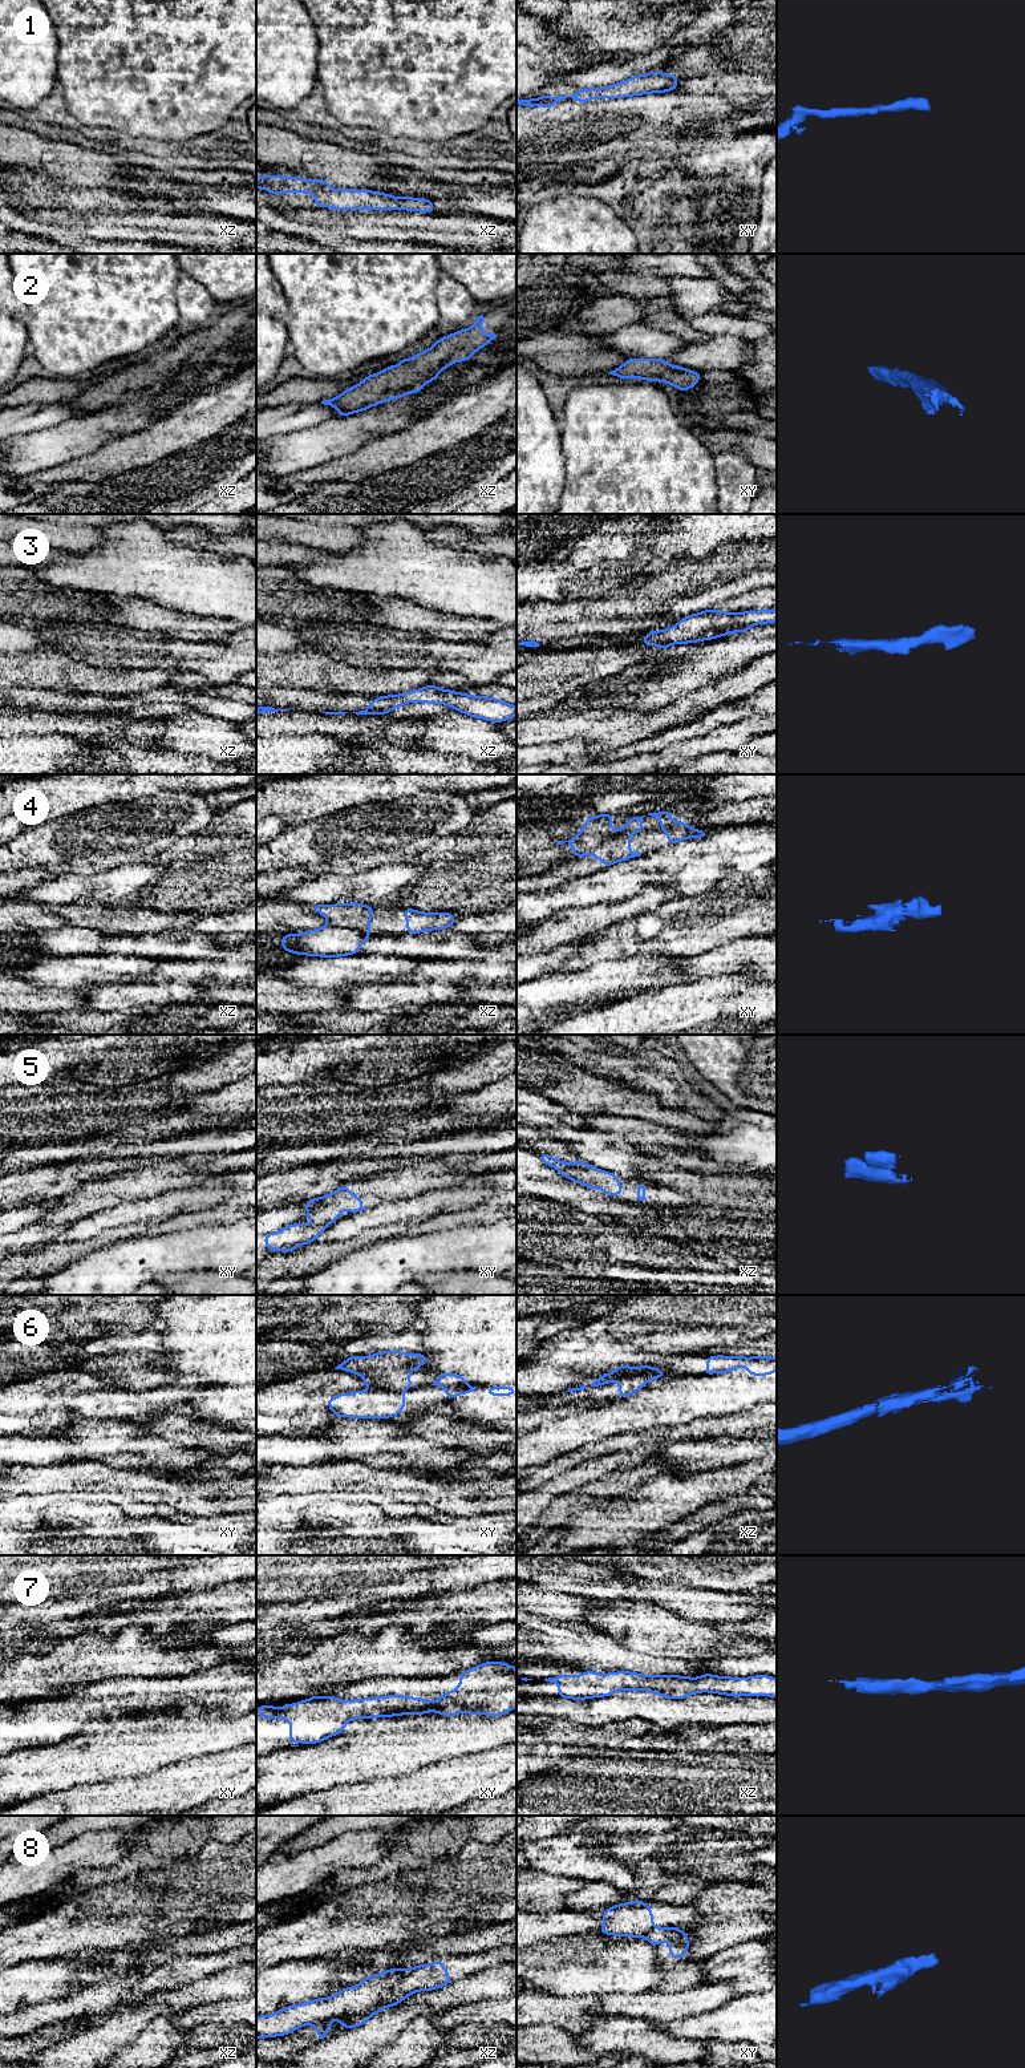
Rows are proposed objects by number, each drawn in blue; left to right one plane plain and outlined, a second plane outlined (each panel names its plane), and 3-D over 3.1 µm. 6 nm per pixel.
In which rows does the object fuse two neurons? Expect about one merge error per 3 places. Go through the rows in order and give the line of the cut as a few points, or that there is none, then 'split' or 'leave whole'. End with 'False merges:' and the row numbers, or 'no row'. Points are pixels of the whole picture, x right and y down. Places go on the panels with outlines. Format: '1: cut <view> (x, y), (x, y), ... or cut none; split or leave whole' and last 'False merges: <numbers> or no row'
1: cut none; leave whole
2: cut none; leave whole
3: cut none; leave whole
4: cut xz (328, 922), (336, 926), (357, 929), (368, 937); split
5: cut xy (328, 1223), (315, 1226); split
6: cut xz (652, 1367), (641, 1372), (626, 1374), (616, 1379); split
7: cut none; leave whole
8: cut xz (405, 1970), (393, 1986), (385, 2006); split
False merges: 4, 5, 6, 8

